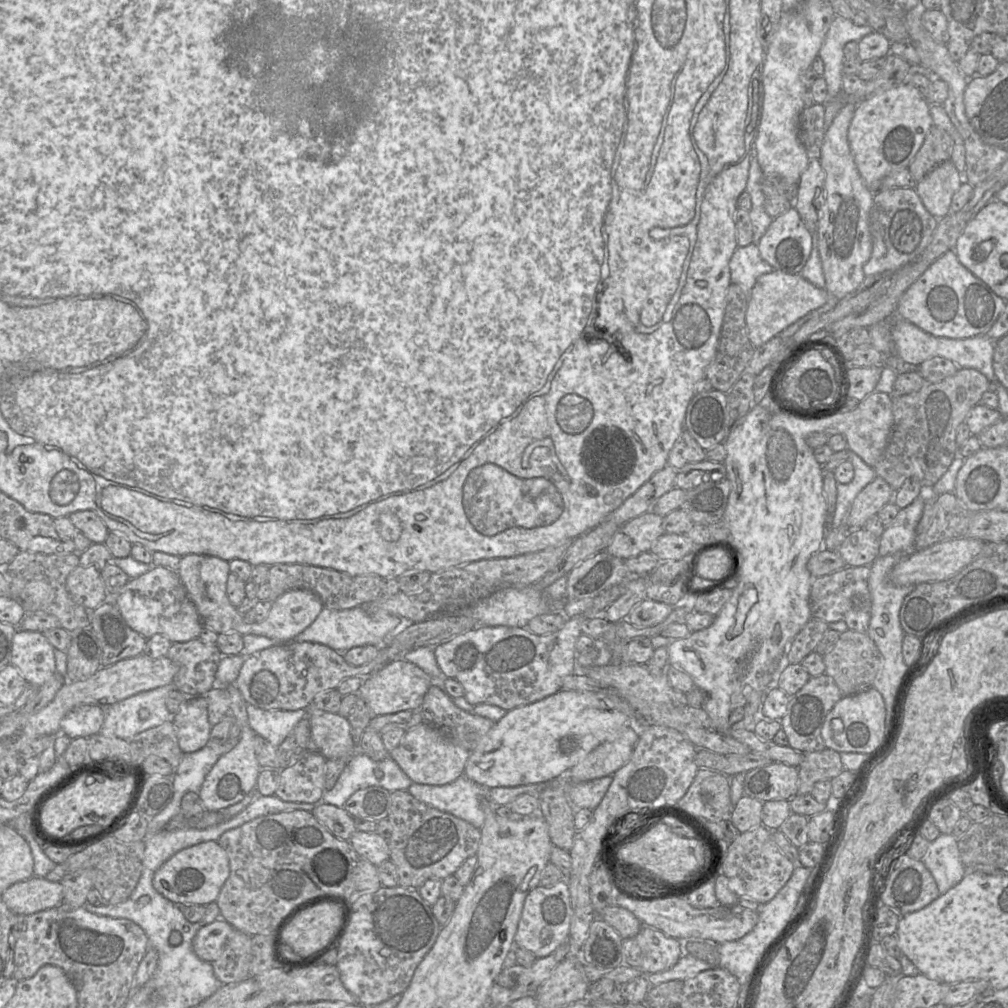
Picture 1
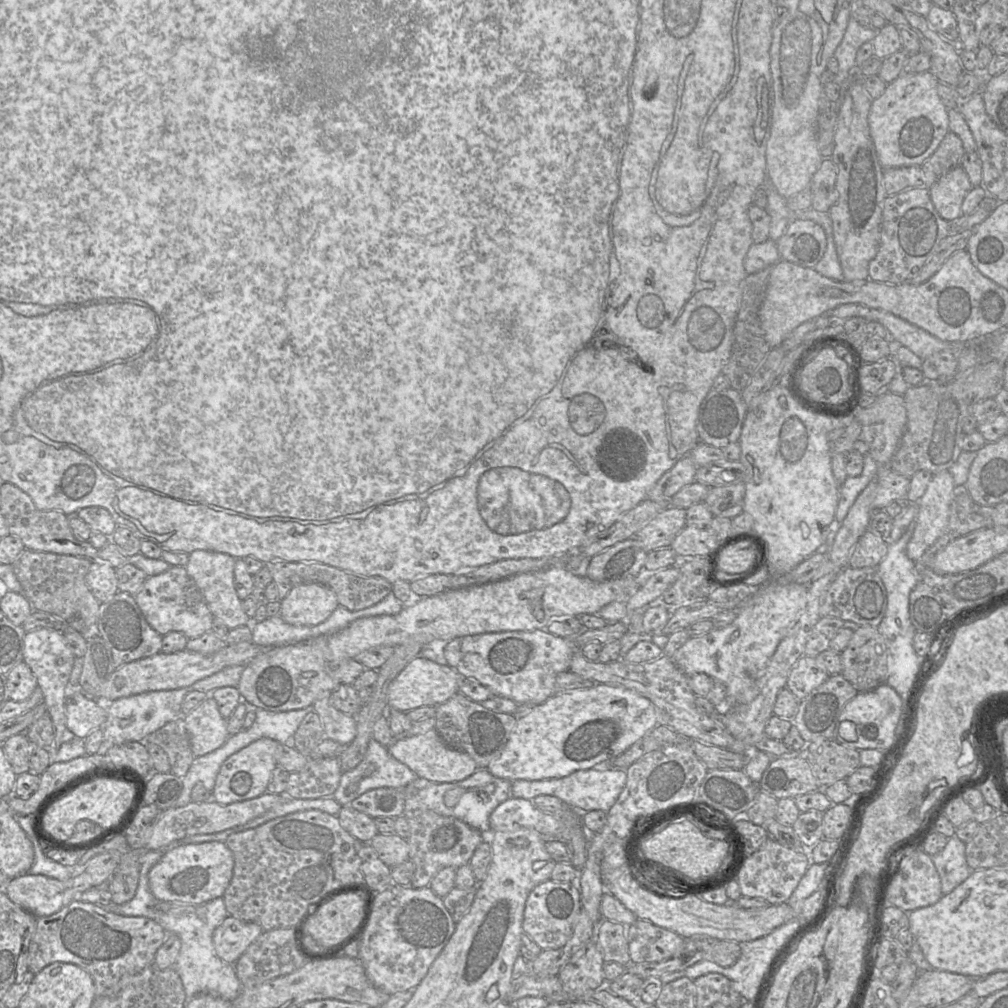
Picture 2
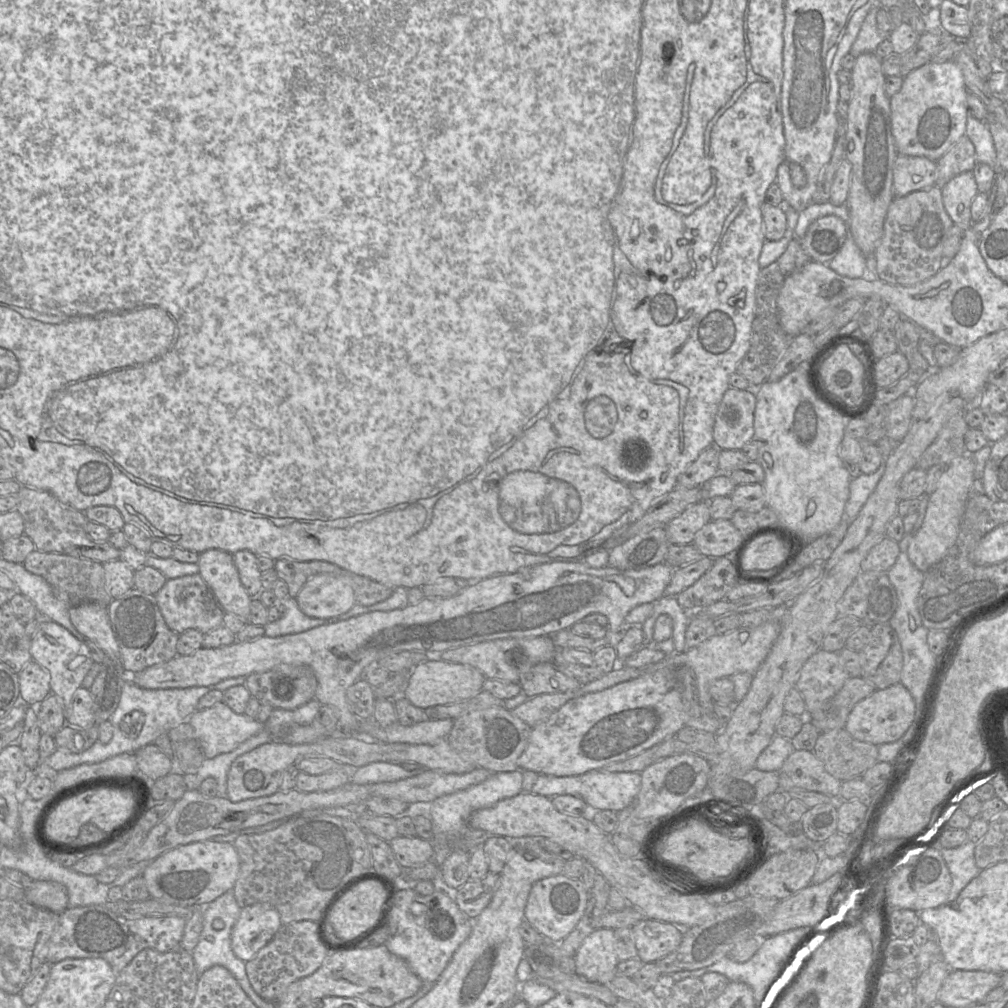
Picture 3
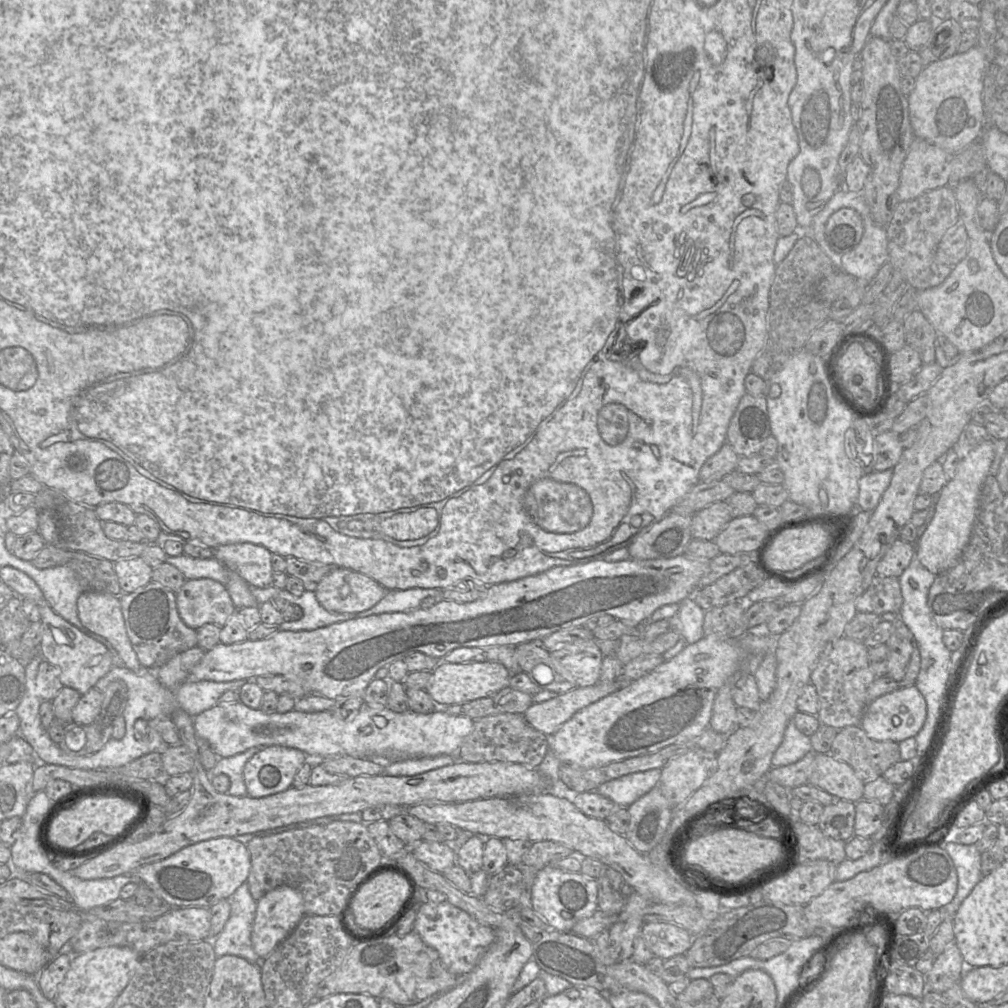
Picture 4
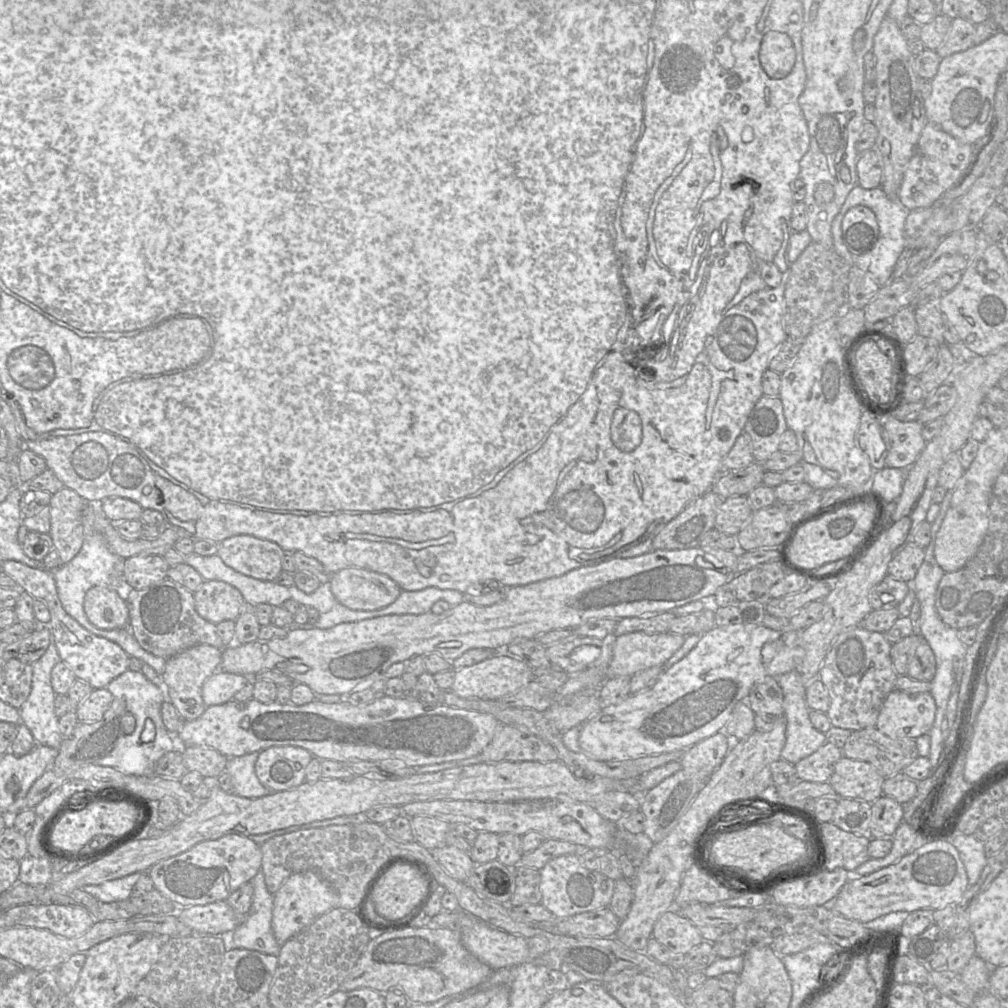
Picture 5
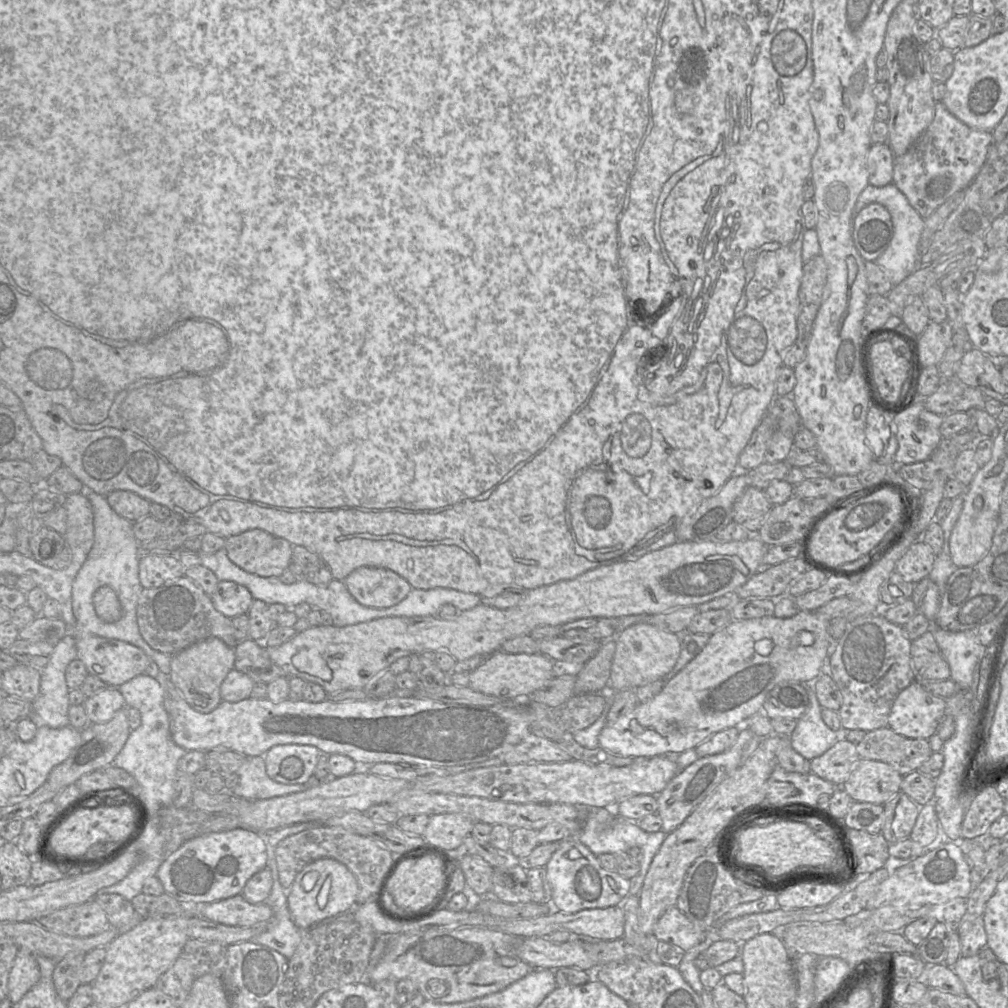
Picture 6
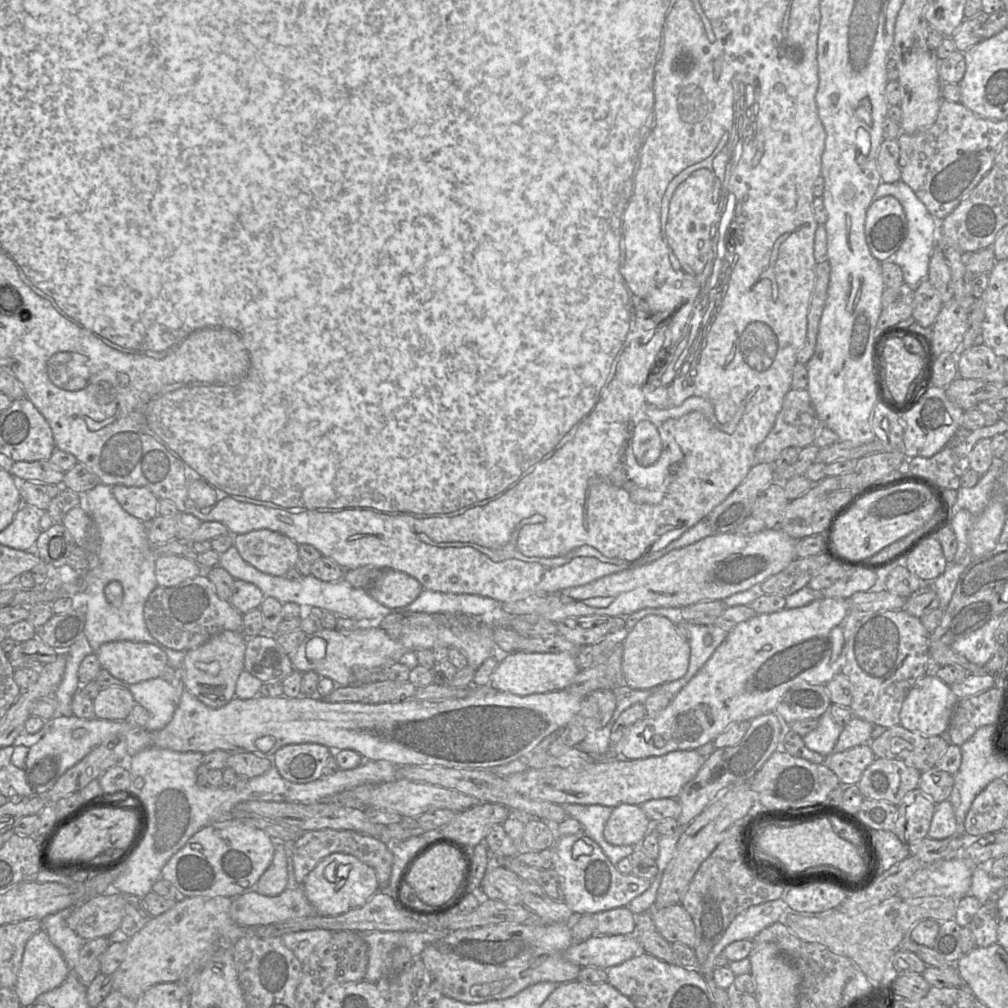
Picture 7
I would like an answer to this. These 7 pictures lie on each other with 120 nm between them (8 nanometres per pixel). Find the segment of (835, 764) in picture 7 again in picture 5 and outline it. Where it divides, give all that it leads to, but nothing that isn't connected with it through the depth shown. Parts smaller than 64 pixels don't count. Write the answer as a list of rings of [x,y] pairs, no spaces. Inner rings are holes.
[[[826,742],[814,753],[794,764],[797,777],[808,782],[828,782],[836,762],[842,757],[842,749]]]

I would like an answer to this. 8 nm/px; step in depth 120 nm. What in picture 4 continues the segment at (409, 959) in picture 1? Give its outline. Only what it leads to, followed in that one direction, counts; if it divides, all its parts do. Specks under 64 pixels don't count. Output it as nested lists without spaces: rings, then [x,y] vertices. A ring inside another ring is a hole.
[[[448,901],[433,904],[420,903],[413,931],[423,942],[435,949],[444,967],[455,976],[471,972],[495,940],[496,930],[478,922]]]

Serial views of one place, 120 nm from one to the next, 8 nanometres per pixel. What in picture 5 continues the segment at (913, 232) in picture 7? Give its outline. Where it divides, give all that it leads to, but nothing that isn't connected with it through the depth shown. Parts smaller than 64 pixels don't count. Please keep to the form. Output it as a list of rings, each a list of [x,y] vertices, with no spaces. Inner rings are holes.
[[[856,185],[847,195],[838,215],[845,215],[850,208],[857,205],[866,206],[873,211],[878,223],[879,234],[874,246],[868,252],[853,255],[853,264],[867,272],[882,287],[891,281],[896,261],[905,249],[904,227],[910,210],[899,201],[897,196],[888,196],[881,187],[865,189]]]

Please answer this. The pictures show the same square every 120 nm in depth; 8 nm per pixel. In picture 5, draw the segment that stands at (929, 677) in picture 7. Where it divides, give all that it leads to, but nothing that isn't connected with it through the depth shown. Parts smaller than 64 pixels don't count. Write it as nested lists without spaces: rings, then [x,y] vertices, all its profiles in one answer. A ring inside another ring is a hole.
[[[893,690],[882,704],[875,727],[891,738],[917,738],[930,731],[935,714],[936,703],[930,692],[909,694]]]

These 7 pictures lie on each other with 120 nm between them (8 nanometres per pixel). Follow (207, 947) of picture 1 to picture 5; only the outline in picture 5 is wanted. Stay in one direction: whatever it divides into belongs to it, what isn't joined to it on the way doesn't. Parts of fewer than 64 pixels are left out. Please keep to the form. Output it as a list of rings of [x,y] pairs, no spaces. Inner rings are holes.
[[[313,871],[289,876],[280,889],[273,894],[272,930],[276,941],[283,945],[318,917],[337,908],[339,895],[335,888]]]

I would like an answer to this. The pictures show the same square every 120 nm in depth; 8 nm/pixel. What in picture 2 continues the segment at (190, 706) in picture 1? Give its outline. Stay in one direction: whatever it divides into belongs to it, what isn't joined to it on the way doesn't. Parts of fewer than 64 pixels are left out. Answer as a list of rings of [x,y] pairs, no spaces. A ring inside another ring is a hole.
[[[211,696],[185,715],[183,720],[194,757],[218,749],[230,737],[227,719],[222,717],[215,699]]]

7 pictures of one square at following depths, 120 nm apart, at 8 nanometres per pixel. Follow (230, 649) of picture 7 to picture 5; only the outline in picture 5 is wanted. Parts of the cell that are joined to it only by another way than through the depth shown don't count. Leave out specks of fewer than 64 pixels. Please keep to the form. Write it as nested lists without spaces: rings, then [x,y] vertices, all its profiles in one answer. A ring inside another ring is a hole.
[[[198,644],[166,659],[161,675],[166,686],[166,697],[174,705],[183,721],[192,721],[200,717],[206,705],[202,699],[202,686],[207,678],[220,669],[222,649],[208,644]]]

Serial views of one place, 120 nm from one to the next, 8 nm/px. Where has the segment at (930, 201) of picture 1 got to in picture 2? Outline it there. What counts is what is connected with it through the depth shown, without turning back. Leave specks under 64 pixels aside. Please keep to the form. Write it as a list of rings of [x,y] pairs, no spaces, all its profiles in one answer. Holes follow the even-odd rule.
[[[957,165],[929,187],[929,194],[939,215],[950,222],[962,215],[962,202],[972,187],[966,171]]]

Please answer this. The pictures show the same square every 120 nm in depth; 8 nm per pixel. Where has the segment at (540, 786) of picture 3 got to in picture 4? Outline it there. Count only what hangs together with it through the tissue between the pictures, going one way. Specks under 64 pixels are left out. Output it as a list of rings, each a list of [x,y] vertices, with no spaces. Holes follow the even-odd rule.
[[[651,769],[621,776],[601,784],[596,790],[616,807],[629,807],[658,785],[661,769]]]

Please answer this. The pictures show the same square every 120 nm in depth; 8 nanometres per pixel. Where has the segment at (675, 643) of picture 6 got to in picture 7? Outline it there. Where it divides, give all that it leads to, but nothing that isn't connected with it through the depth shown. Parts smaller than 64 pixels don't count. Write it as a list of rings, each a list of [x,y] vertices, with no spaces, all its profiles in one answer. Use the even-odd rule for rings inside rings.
[[[648,615],[630,629],[623,641],[622,671],[625,683],[633,689],[651,689],[683,677],[689,666],[690,645],[667,617]]]

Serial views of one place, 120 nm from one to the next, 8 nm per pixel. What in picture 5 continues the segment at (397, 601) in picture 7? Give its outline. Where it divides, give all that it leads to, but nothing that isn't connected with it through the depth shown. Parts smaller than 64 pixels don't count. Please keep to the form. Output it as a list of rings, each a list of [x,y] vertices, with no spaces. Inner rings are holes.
[[[357,567],[331,574],[329,585],[336,600],[353,610],[381,609],[393,603],[402,592],[386,574]]]

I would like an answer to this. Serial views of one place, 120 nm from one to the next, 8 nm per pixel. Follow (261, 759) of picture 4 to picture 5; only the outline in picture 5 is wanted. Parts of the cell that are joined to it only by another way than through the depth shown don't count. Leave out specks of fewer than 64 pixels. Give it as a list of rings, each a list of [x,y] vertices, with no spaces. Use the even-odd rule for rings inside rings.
[[[274,746],[260,751],[255,773],[272,793],[290,790],[305,781],[306,768],[313,755],[297,746]]]

